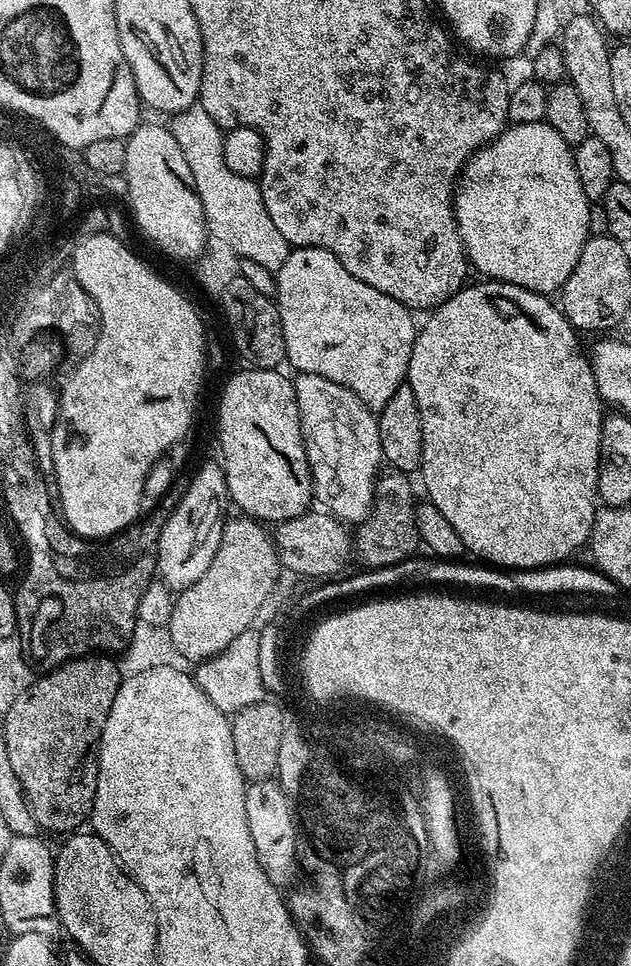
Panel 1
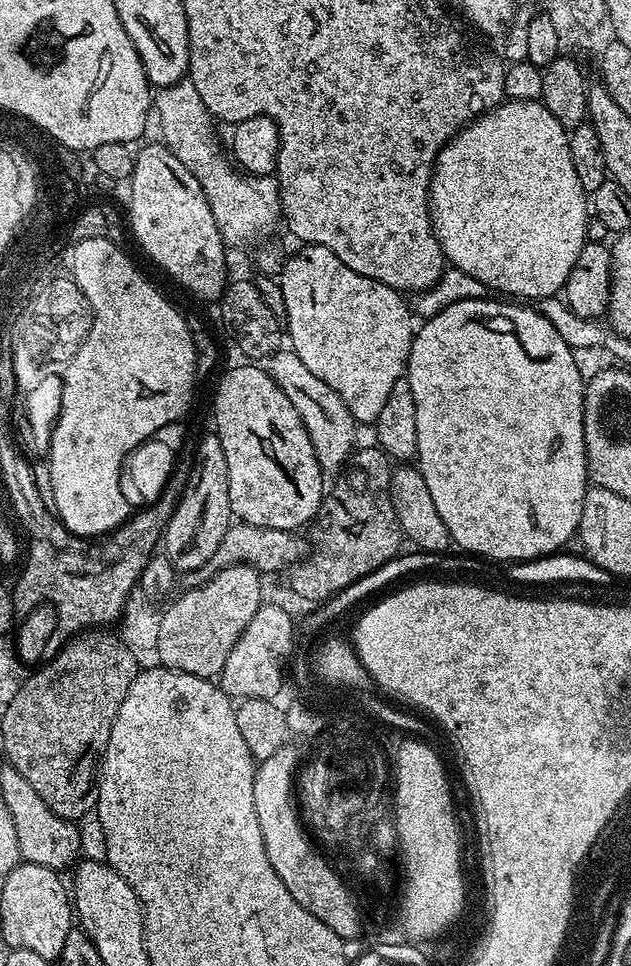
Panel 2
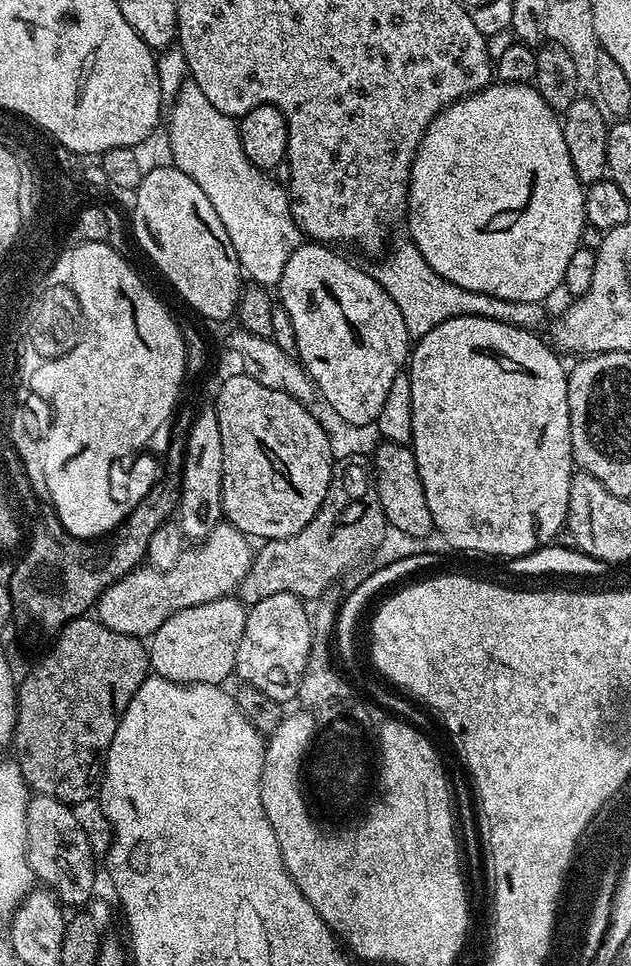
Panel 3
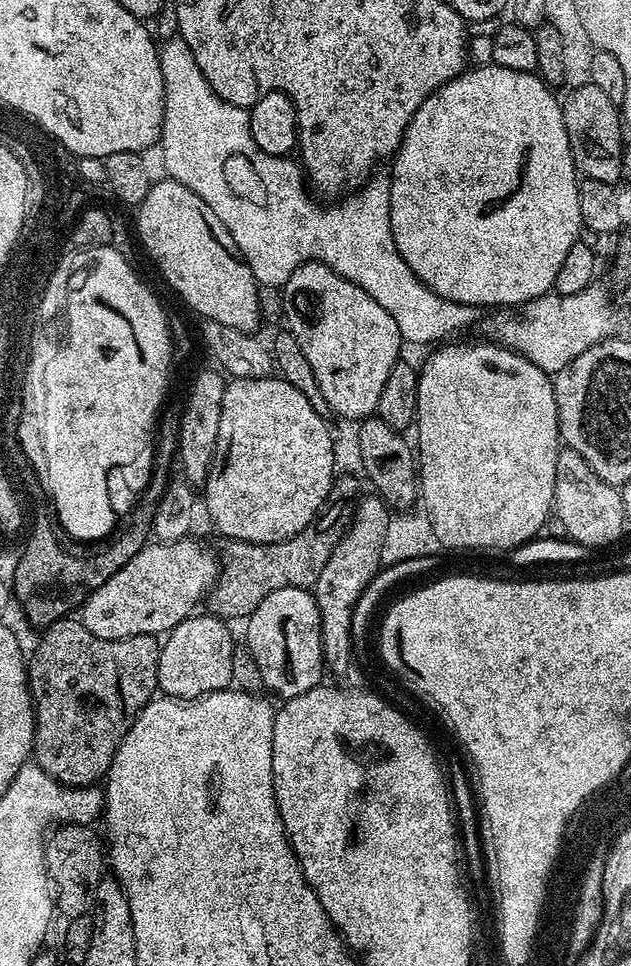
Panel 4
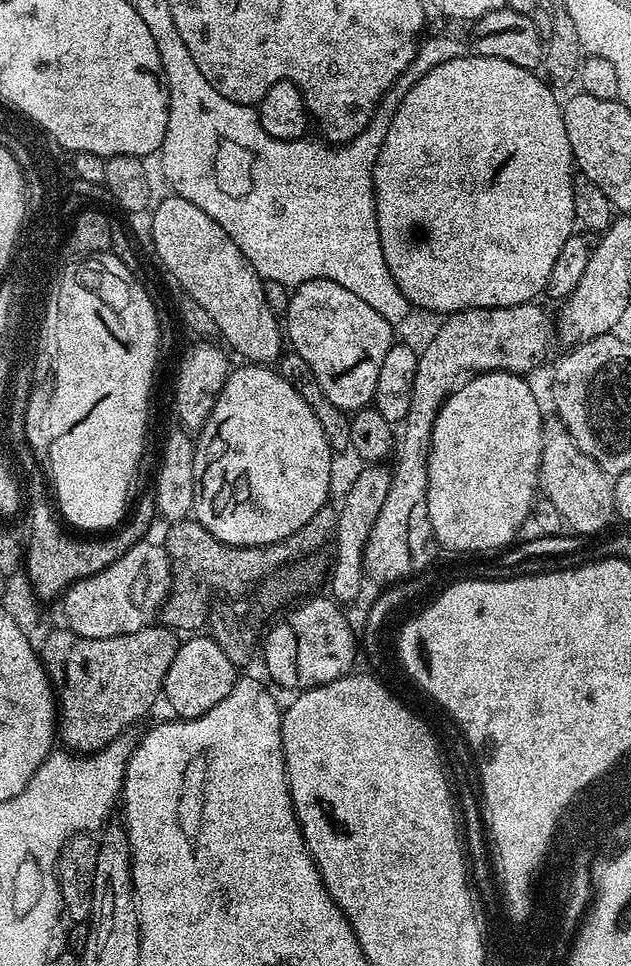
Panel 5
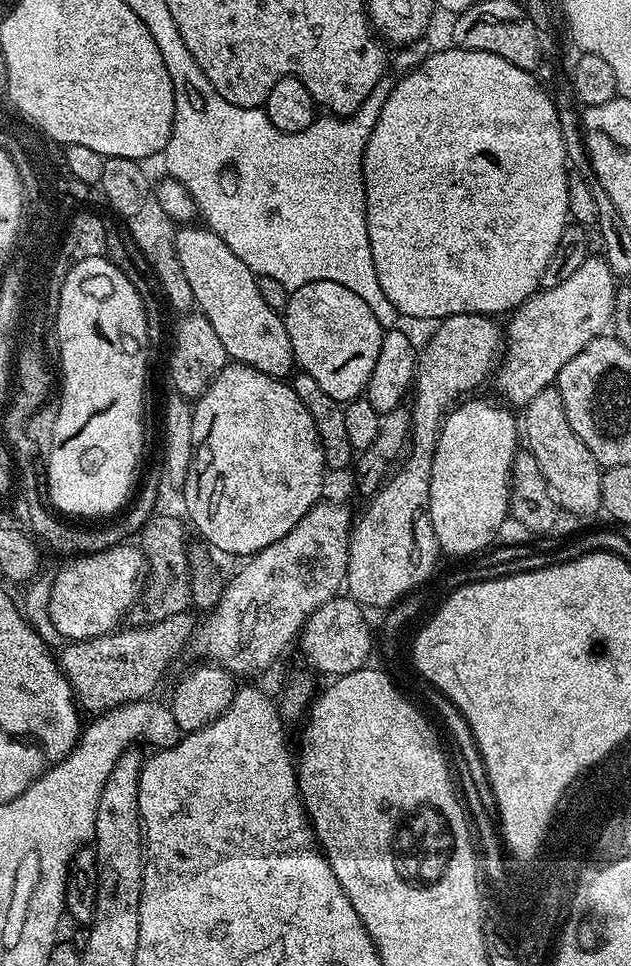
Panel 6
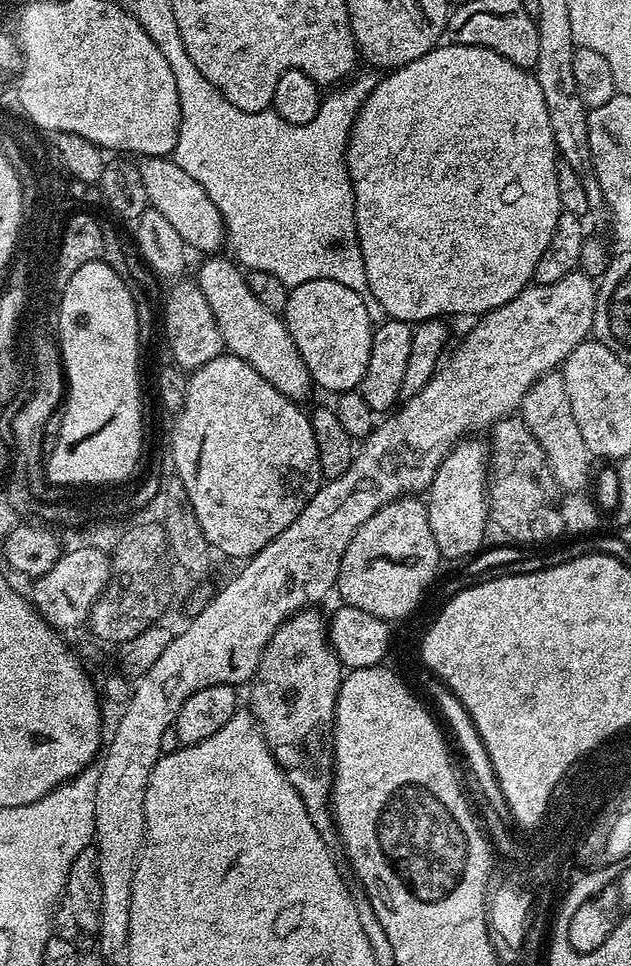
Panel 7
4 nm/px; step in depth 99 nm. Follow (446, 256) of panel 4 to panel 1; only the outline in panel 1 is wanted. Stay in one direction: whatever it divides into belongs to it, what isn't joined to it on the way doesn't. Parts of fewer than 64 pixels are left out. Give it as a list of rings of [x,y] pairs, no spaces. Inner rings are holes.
[[[539,120],[538,122],[512,124],[505,127],[495,140],[491,140],[489,144],[478,149],[464,163],[452,197],[452,209],[456,215],[458,234],[464,243],[464,253],[468,256],[469,265],[475,271],[477,268],[484,275],[481,277],[488,280],[501,280],[503,284],[522,286],[531,292],[543,292],[545,294],[559,293],[560,287],[566,282],[566,278],[570,278],[570,270],[574,270],[575,264],[578,263],[578,254],[582,254],[582,246],[589,238],[588,227],[590,226],[591,208],[591,203],[586,198],[586,190],[582,190],[582,182],[578,182],[578,170],[574,166],[574,158],[572,157],[573,151],[573,145],[568,144],[566,138],[562,138],[562,134],[558,134],[558,130],[554,130],[554,126],[550,126],[544,120]]]

